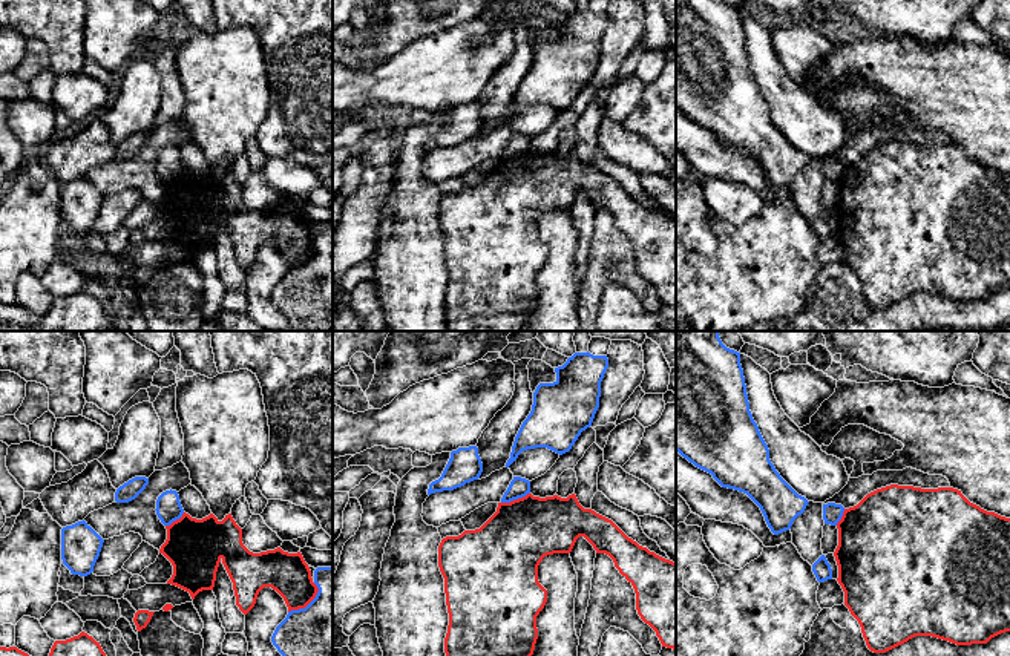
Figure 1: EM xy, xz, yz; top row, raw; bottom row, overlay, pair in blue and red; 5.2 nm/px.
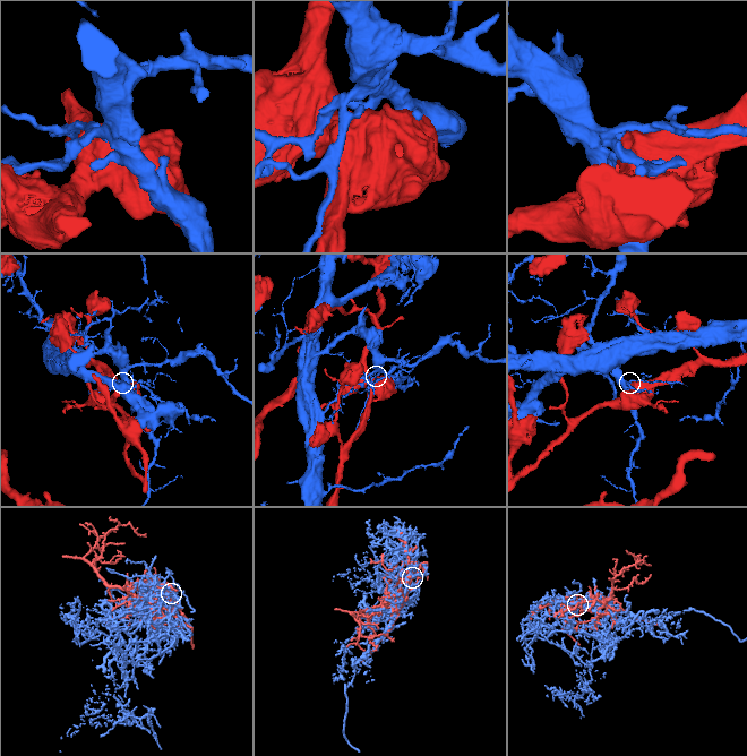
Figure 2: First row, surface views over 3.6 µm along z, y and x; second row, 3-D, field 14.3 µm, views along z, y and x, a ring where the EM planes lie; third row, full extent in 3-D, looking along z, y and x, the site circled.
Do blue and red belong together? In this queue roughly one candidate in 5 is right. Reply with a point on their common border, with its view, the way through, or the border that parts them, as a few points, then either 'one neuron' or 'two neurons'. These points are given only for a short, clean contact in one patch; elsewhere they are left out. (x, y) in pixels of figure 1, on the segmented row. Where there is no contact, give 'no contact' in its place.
meets blue in xy at (310, 603); two neurons

